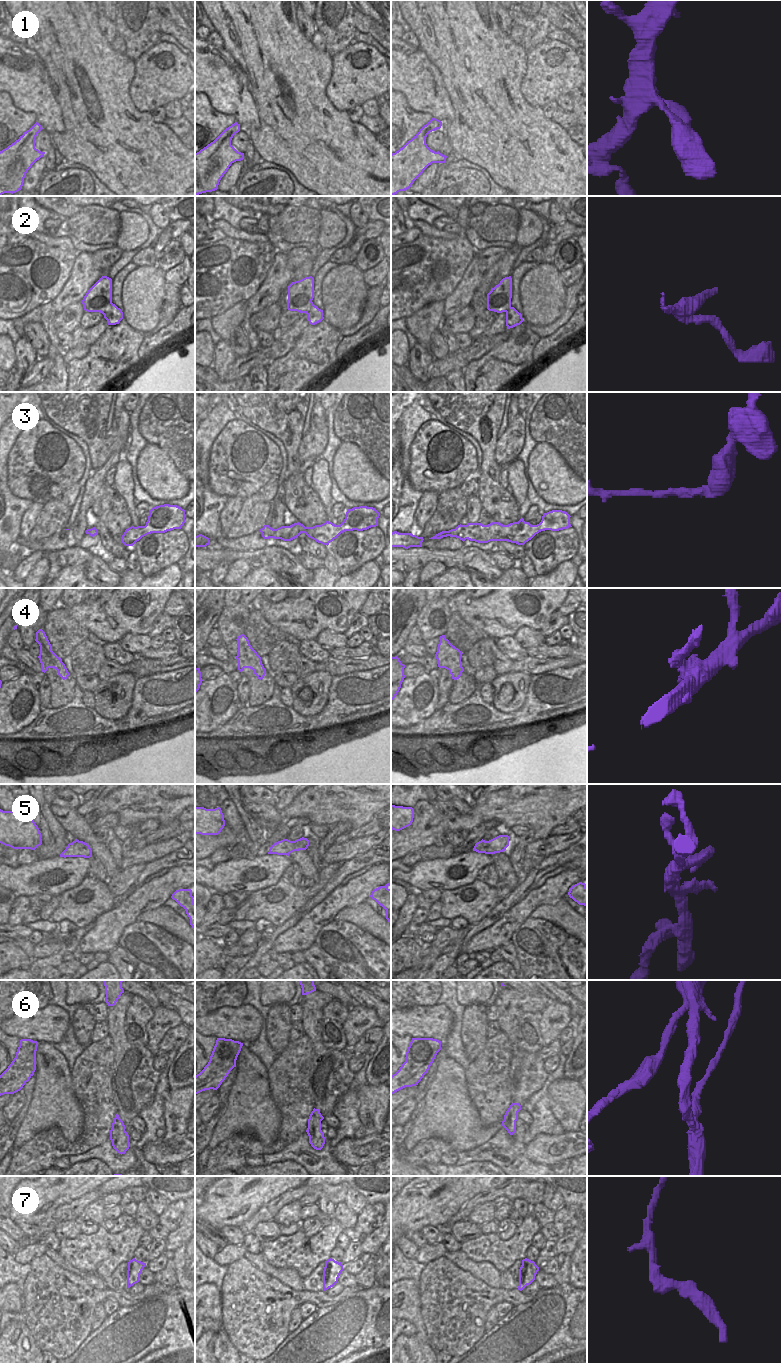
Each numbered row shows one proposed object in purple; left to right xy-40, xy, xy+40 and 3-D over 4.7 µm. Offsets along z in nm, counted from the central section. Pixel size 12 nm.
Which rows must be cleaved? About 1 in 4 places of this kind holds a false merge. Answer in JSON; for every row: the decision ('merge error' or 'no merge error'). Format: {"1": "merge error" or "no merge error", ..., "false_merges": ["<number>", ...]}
{"1": "no merge error", "2": "merge error", "3": "no merge error", "4": "merge error", "5": "no merge error", "6": "merge error", "7": "no merge error", "false_merges": ["2", "4", "6"]}

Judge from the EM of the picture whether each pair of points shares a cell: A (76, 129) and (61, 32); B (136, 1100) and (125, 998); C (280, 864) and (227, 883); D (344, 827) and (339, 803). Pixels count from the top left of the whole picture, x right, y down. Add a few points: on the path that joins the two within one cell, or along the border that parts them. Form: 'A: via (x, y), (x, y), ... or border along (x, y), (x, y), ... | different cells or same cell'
A: via (78, 105), (78, 87), (72, 73), (72, 56) | same cell
B: via (134, 1075), (133, 1064), (118, 1037), (118, 1023) | same cell
C: via (267, 865), (252, 865), (240, 873) | same cell
D: border along (327, 825), (337, 822), (348, 822), (352, 828) | different cells

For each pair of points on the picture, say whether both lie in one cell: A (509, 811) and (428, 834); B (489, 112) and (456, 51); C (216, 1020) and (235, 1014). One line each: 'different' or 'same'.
A: same
B: same
C: same

